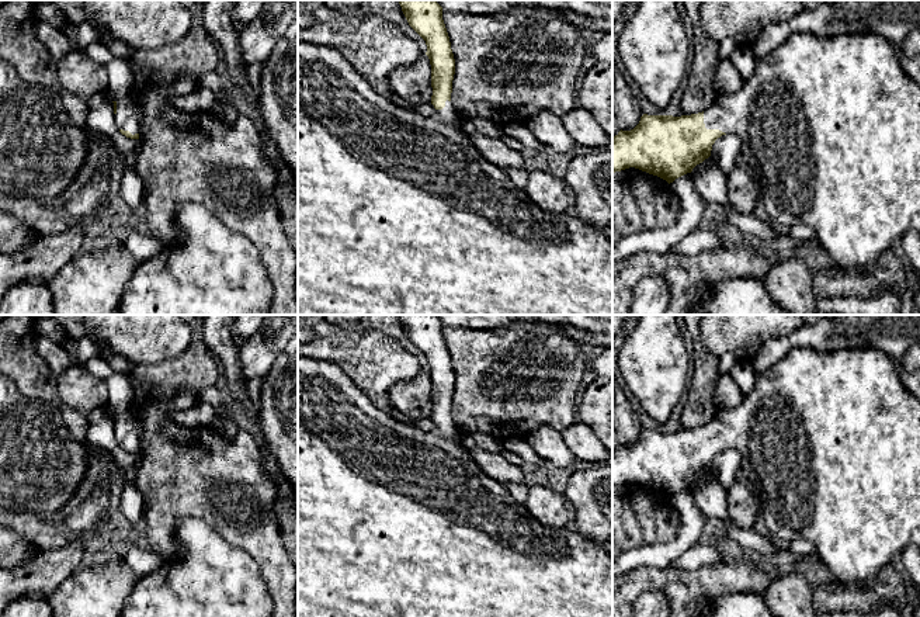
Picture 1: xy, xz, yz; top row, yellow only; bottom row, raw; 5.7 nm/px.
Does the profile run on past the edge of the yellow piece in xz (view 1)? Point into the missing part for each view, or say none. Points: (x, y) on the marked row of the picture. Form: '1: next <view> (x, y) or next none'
1: next xz (398, 214)

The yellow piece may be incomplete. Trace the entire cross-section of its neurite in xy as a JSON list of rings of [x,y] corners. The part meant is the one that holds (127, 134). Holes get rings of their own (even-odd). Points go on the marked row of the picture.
[[[132,96],[118,98],[114,103],[114,114],[117,128],[122,135],[131,139],[139,139],[140,111]]]

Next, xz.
[[[397,0],[409,25],[426,41],[431,65],[431,104],[437,112],[424,117],[413,108],[397,107],[388,98],[379,96],[371,84],[350,65],[339,52],[312,42],[298,42],[298,315],[612,315],[612,239],[607,230],[566,212],[555,214],[537,207],[525,194],[511,183],[503,169],[486,160],[468,135],[462,131],[461,117],[451,101],[452,80],[455,74],[455,59],[449,37],[442,20],[442,7],[435,0]]]

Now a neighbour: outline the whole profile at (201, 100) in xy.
[[[199,86],[190,94],[173,97],[171,104],[176,108],[188,111],[188,112],[206,112],[212,111],[216,105],[215,93],[208,87]]]

